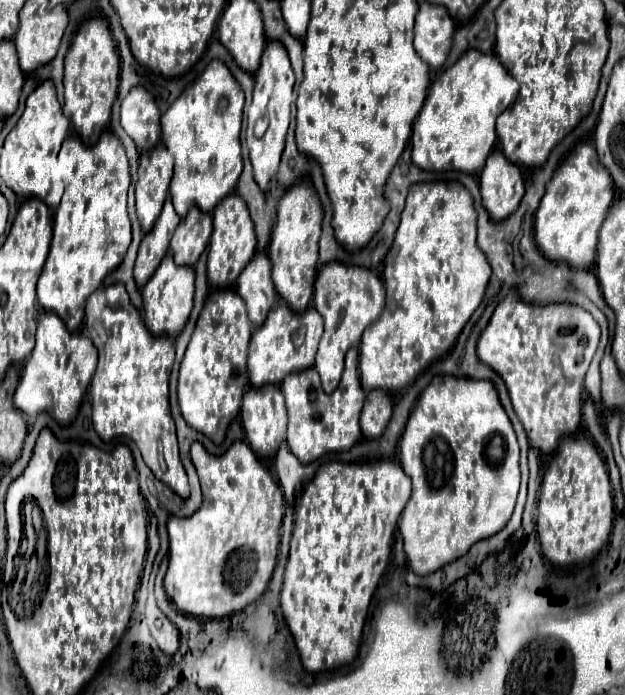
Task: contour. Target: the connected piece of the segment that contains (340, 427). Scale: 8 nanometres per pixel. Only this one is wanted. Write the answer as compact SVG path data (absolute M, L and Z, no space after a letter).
M350 348L346 354L346 370L338 390L326 394L318 382L318 372L314 368L294 372L286 376L280 384L286 408L288 408L288 448L304 464L328 452L350 450L356 440L360 440L360 410L364 406L364 390L360 390L358 376L358 350Z

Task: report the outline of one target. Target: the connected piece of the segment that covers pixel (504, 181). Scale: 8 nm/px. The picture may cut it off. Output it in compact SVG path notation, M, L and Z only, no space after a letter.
M496 148L488 156L488 162L478 176L478 182L484 208L494 220L510 216L524 196L522 170L518 166L512 166L512 162L508 162L508 158L500 154L500 148Z

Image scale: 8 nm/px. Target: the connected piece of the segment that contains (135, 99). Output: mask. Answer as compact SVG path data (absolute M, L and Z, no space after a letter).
M134 86L126 100L122 102L122 128L124 132L136 142L138 150L150 150L160 142L162 128L160 128L160 110L154 102L154 96L144 86Z

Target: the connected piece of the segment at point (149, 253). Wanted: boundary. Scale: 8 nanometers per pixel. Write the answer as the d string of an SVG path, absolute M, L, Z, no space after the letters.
M168 196L164 200L158 220L154 222L152 230L144 234L142 244L140 244L138 260L136 260L136 268L134 268L134 278L136 278L138 286L144 286L144 282L148 282L148 276L162 262L164 254L168 252L170 238L172 238L178 222L180 222L180 216L176 214L176 210L172 206L172 198Z

